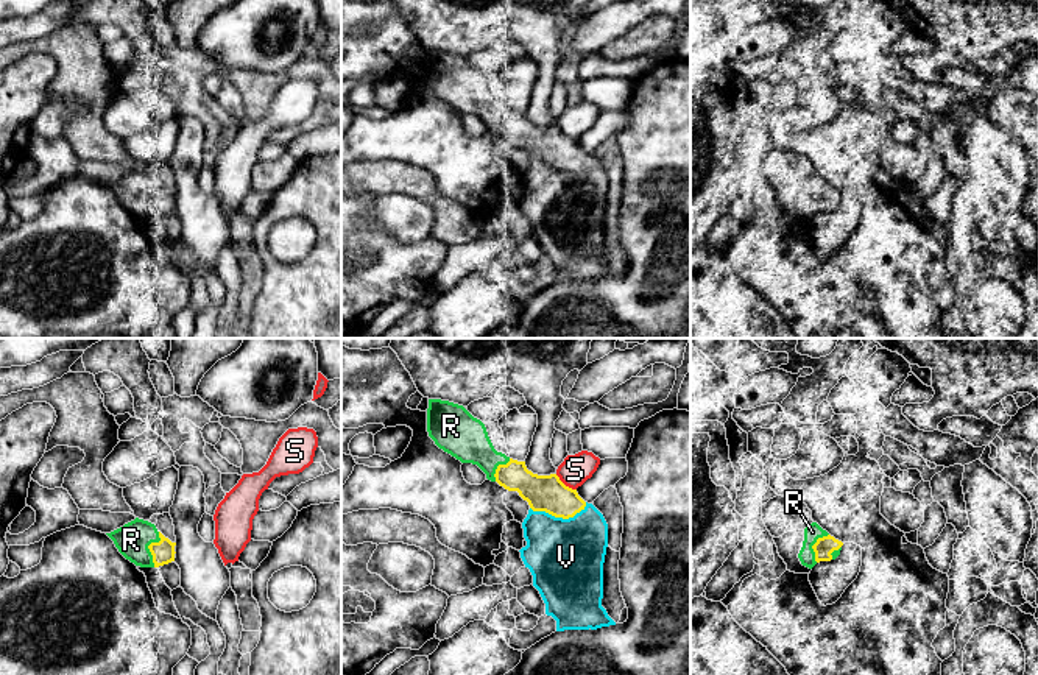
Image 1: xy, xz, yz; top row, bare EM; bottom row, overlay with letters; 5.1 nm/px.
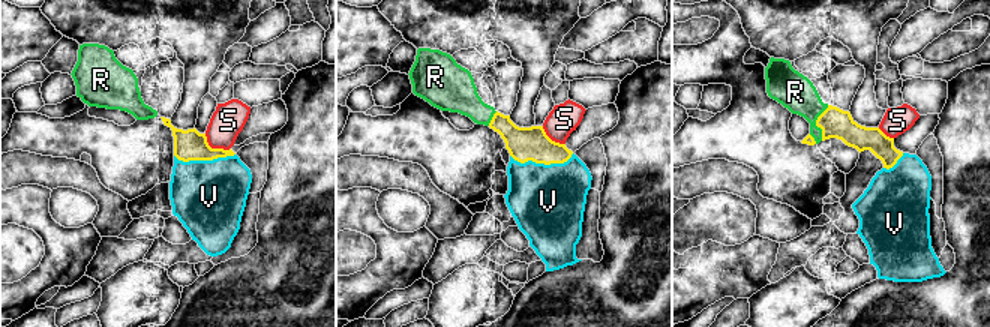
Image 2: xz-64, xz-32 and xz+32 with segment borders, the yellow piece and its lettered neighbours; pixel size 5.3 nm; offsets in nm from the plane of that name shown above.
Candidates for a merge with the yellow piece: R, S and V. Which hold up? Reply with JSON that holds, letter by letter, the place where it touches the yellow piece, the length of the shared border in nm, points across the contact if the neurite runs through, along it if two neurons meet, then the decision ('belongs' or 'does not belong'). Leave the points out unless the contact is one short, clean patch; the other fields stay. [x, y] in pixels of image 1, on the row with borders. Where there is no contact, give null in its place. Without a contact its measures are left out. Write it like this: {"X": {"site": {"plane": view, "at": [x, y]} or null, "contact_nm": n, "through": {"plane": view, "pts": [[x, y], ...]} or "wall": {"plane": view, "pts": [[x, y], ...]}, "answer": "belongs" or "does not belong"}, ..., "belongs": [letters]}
{"R": {"site": {"plane": "xy", "at": [148, 547]}, "contact_nm": 190, "answer": "belongs"}, "S": {"site": {"plane": "xz", "at": [564, 485]}, "contact_nm": 140, "wall": {"plane": "xz", "pts": [[555, 474], [575, 490]]}, "answer": "does not belong"}, "V": {"site": {"plane": "xz", "at": [558, 516]}, "contact_nm": 300, "answer": "belongs"}, "belongs": ["R", "V"]}

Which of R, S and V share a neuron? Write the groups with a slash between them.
R V / S

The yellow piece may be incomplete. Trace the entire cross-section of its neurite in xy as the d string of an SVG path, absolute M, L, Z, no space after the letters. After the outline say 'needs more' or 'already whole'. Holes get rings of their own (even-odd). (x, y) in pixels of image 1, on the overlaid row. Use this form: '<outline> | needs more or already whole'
M136 518L123 527L106 533L118 552L140 567L159 567L175 561L175 546L154 524Z | needs more

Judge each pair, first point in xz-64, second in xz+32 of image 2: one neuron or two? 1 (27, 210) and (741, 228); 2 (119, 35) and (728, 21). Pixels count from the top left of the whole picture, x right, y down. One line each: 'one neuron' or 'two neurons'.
1: two neurons
2: two neurons

